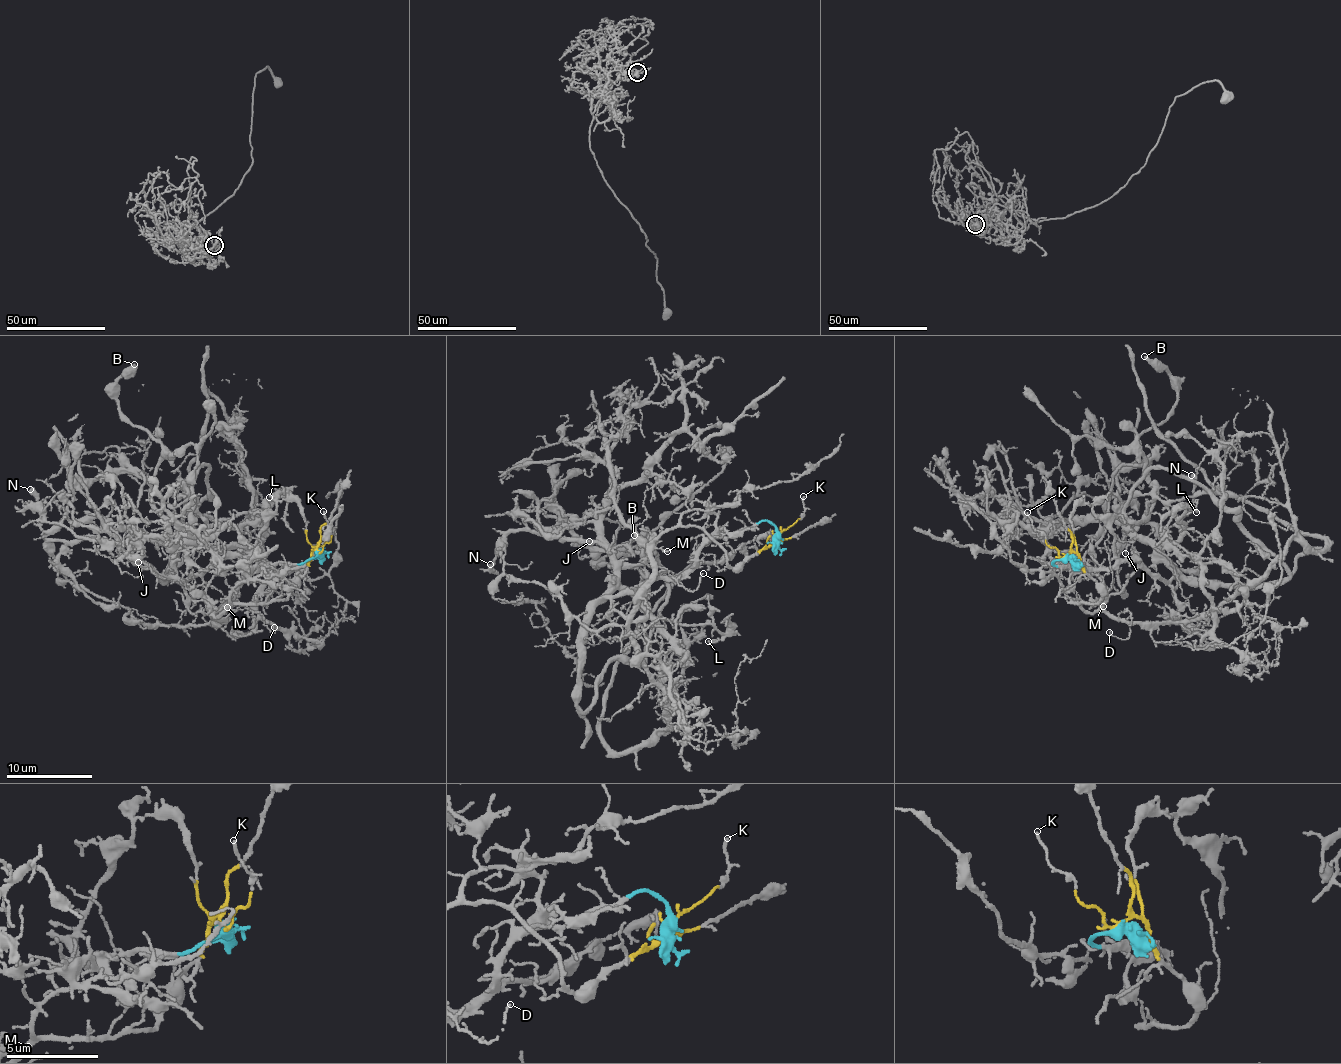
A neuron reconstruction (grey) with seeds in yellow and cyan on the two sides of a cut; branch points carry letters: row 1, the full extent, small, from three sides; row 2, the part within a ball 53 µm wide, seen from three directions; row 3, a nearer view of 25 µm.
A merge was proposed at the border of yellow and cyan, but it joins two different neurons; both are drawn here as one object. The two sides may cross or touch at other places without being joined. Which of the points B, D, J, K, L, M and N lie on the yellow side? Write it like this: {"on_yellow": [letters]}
{"on_yellow": ["D", "K", "M"]}

